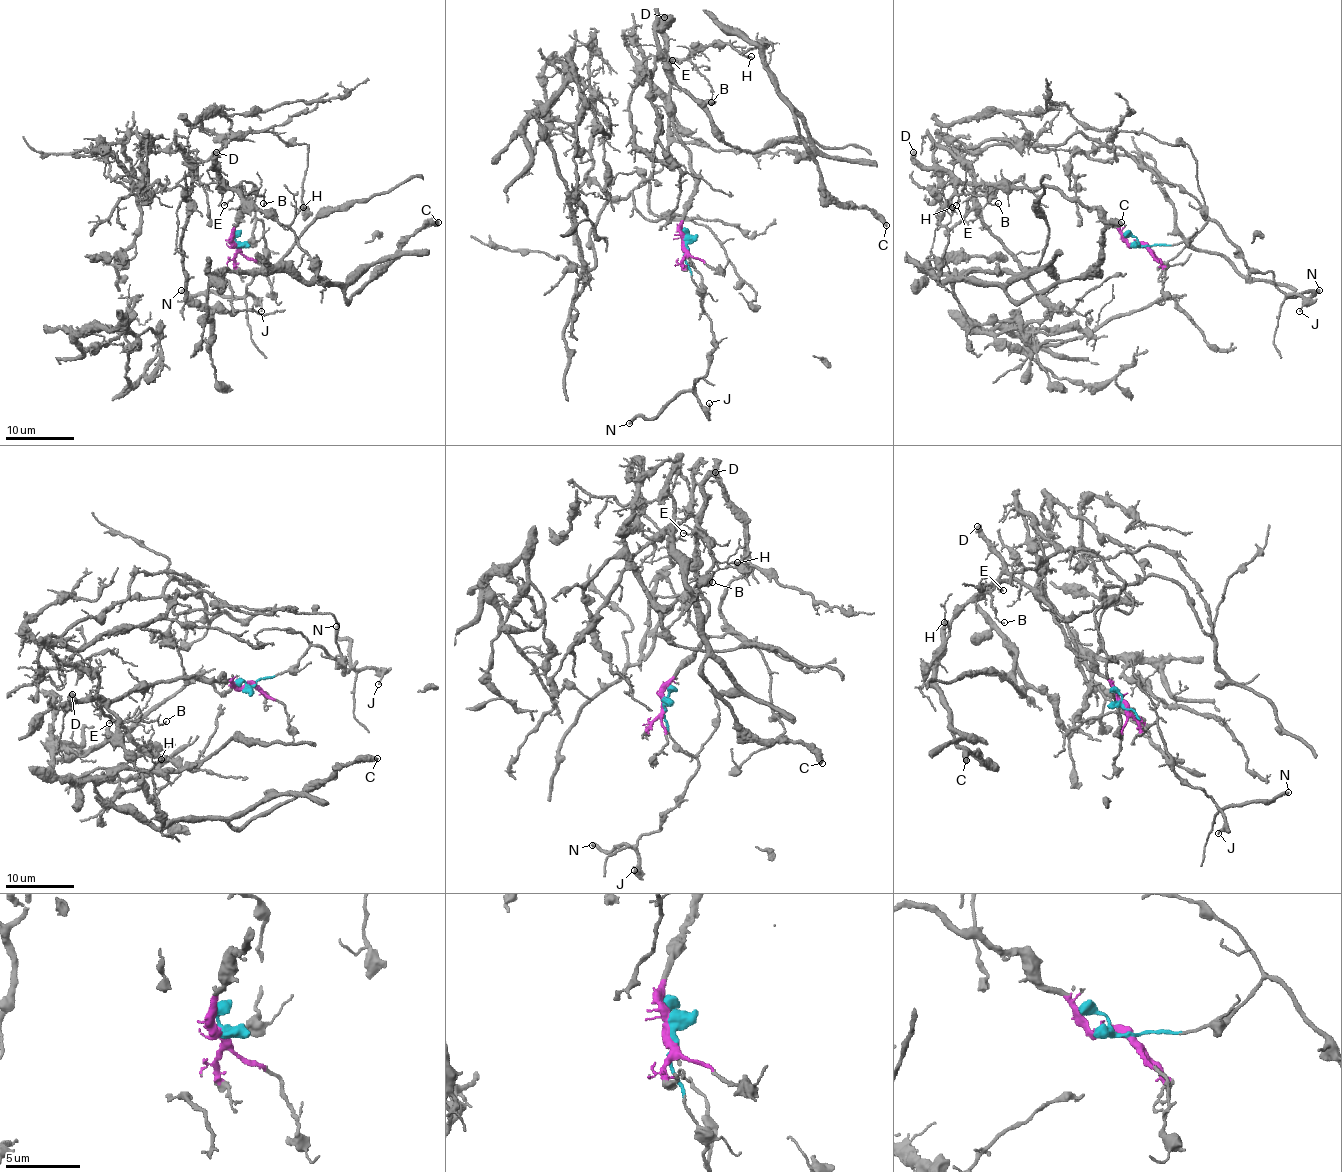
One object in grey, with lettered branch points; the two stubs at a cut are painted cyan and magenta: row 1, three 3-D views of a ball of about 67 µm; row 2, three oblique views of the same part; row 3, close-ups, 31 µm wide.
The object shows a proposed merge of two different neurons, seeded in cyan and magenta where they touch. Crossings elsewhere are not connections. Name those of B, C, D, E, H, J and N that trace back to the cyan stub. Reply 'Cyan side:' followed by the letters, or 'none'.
Cyan side: J, N

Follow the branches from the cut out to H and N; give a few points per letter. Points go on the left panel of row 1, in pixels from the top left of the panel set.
H: (237, 246), (237, 215), (247, 201), (240, 187), (221, 184), (235, 187), (282, 224), (288, 225), (302, 206)
N: (237, 246), (252, 236), (252, 227), (259, 220), (263, 224), (266, 265), (242, 296), (187, 294), (180, 291)

